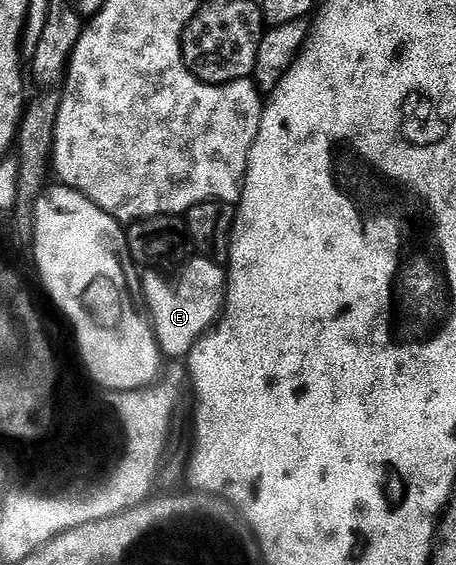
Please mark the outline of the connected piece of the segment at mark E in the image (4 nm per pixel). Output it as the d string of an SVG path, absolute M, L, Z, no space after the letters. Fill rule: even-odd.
M195 255L183 267L179 290L175 290L159 274L162 272L147 271L143 277L143 297L147 300L148 309L146 312L155 330L159 351L167 359L186 358L191 348L218 322L227 300L227 270L220 262Z

